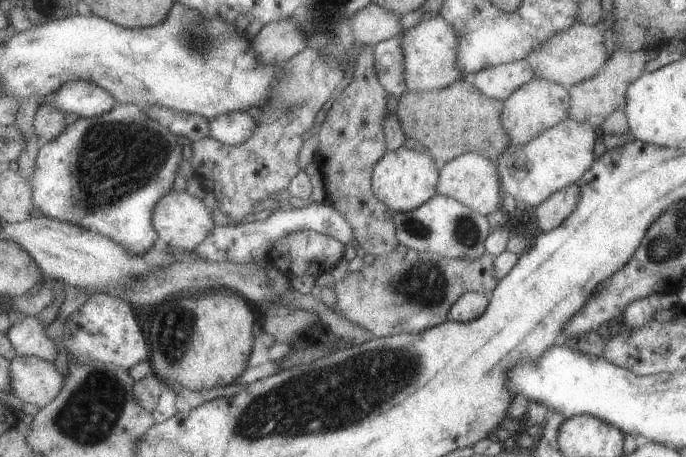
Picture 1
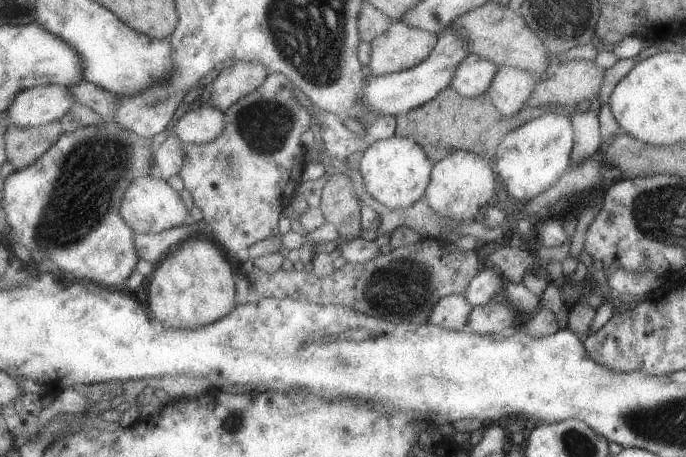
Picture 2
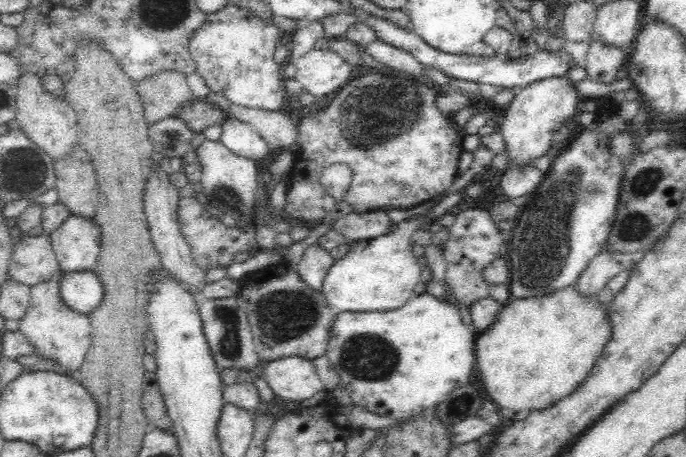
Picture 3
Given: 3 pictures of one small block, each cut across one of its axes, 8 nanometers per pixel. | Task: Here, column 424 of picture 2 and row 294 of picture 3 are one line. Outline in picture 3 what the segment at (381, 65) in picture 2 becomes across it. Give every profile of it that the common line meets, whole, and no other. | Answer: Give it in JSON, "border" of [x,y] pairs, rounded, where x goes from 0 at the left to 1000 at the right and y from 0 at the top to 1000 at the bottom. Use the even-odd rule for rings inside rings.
{"border":[[[90,591],[67,617],[44,628],[44,670],[35,696],[28,702],[28,724],[54,764],[55,779],[85,786],[93,803],[111,814],[133,757],[134,711],[128,689],[106,678],[89,648]]]}

